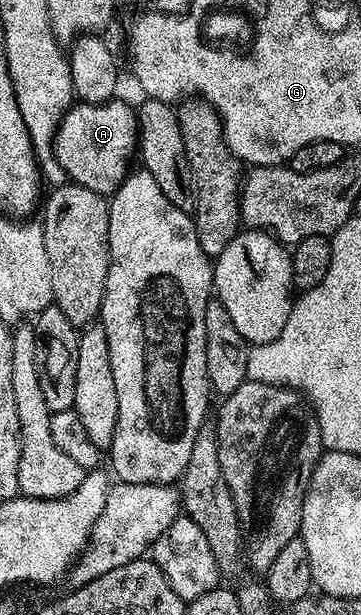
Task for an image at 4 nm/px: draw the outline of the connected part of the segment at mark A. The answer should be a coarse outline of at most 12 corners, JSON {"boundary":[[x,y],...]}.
{"boundary":[[120,98],[73,103],[50,151],[65,177],[111,197],[138,152]]}

